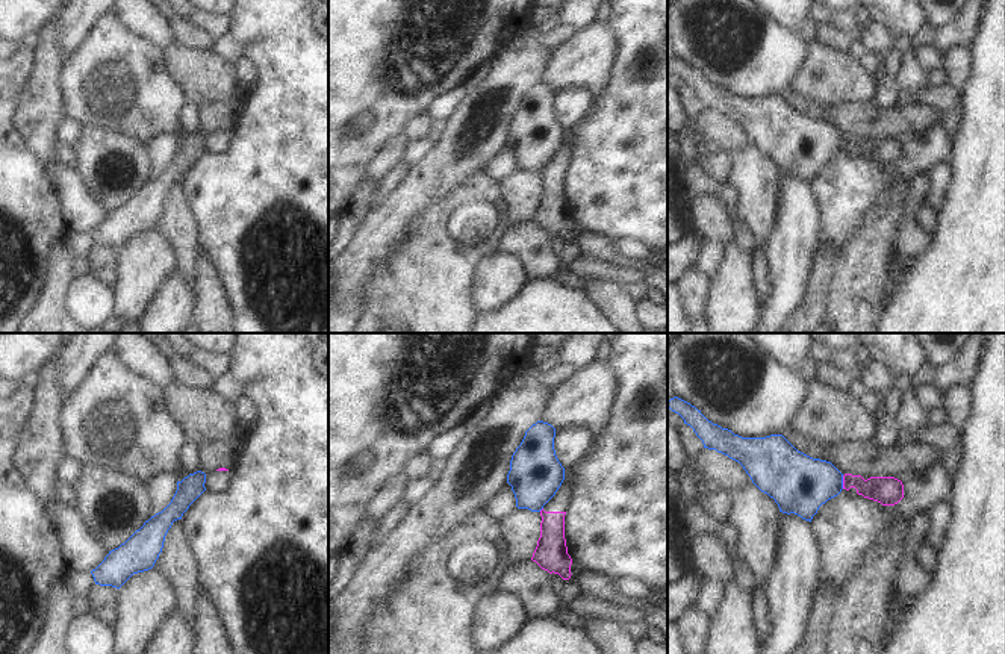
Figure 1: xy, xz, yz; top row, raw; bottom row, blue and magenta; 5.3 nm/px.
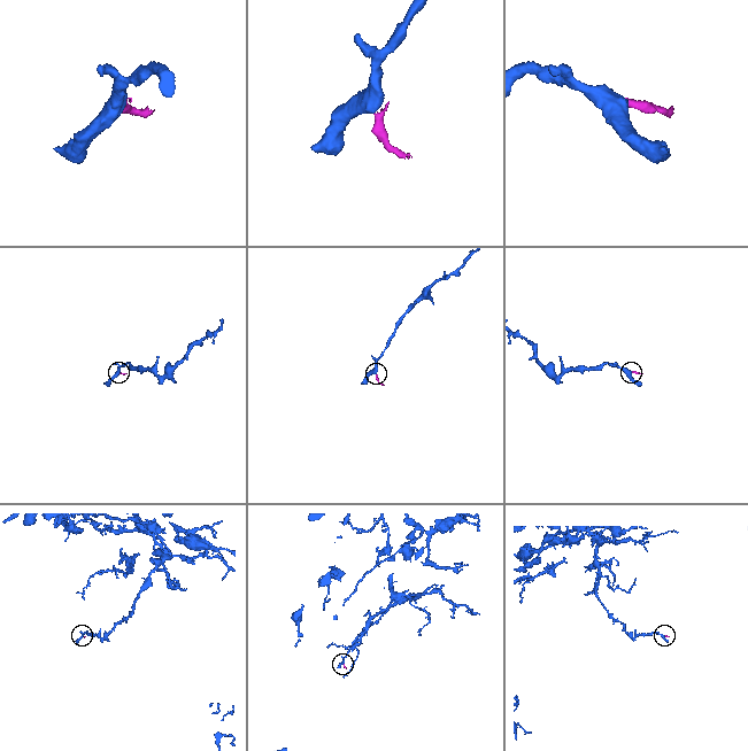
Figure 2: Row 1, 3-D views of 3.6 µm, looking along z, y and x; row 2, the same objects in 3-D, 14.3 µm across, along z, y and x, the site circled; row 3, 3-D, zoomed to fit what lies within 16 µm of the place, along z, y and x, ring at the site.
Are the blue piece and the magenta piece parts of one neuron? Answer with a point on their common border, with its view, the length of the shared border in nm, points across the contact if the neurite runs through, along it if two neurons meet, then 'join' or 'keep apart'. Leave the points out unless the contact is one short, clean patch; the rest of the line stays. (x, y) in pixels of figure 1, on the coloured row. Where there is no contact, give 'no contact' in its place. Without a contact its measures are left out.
meets blue in yz at (842, 482); contact 70 nm long; border along yz (842, 476), (843, 488); keep apart

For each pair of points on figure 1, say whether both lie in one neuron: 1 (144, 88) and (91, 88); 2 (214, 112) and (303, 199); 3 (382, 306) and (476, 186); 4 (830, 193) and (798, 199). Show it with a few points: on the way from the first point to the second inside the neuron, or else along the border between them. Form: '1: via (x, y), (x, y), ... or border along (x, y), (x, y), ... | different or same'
1: via (130, 88), (105, 88) | same
2: border along (241, 100), (238, 121), (229, 130) | different
3: via (413, 274), (427, 261), (427, 229), (444, 209) | same
4: border along (810, 183), (819, 212), (819, 230) | different

